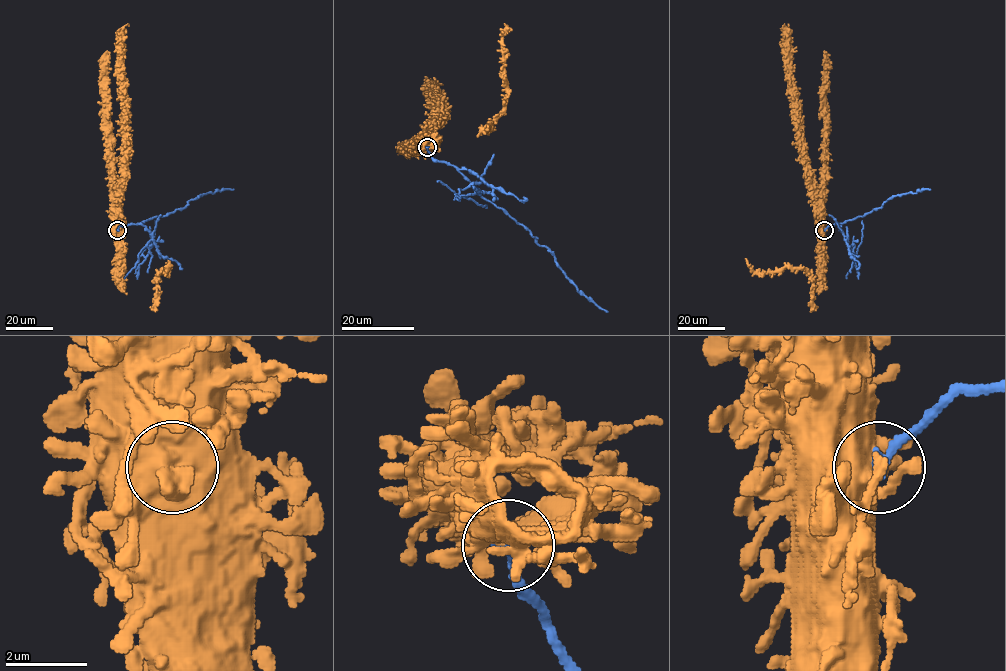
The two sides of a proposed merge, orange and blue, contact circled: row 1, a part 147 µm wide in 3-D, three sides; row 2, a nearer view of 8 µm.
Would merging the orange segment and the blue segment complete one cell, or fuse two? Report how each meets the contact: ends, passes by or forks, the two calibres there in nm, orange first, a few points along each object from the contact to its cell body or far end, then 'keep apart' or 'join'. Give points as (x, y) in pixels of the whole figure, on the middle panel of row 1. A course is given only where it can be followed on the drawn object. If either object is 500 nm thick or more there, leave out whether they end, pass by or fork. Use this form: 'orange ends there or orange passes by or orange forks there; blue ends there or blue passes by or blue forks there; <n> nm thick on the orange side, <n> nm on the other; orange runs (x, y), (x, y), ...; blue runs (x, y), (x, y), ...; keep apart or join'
orange forks there; blue ends there; 440 nm thick on the orange side, 420 nm on the other; orange runs (427, 147), (429, 133), (438, 117), (433, 97), (436, 83), (442, 84), (444, 92); blue runs (427, 147), (432, 157), (452, 165), (482, 196), (522, 224), (554, 257), (576, 288), (607, 311); keep apart

